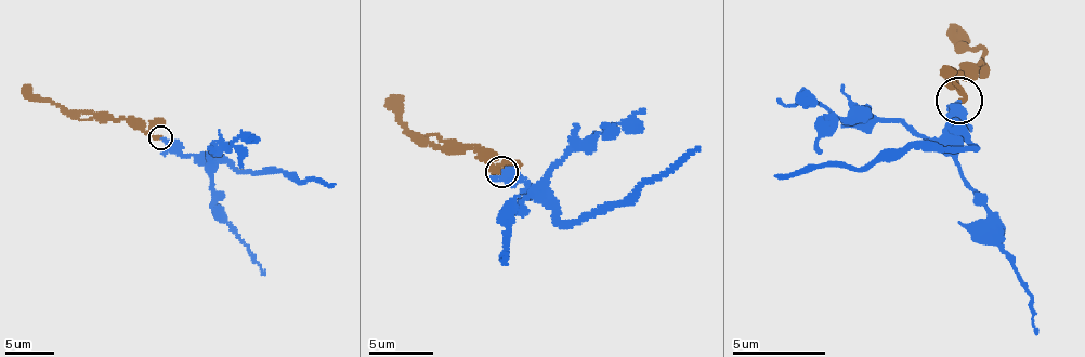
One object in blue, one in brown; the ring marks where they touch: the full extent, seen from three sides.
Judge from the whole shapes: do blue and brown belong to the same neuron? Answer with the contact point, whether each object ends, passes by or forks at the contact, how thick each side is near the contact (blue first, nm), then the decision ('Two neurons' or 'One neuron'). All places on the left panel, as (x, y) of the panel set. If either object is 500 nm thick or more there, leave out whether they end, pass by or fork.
Place: (160, 137). At the ring blue ends. At the ring brown ends. Thickness 260 nm (blue) against 200 nm. One neuron

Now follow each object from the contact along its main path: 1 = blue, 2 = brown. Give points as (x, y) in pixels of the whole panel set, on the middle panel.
1: (502, 172), (528, 181), (560, 222), (583, 220), (636, 200), (641, 186), (700, 147)
2: (502, 172), (489, 170), (478, 150), (446, 149), (417, 143), (401, 120), (400, 96)

